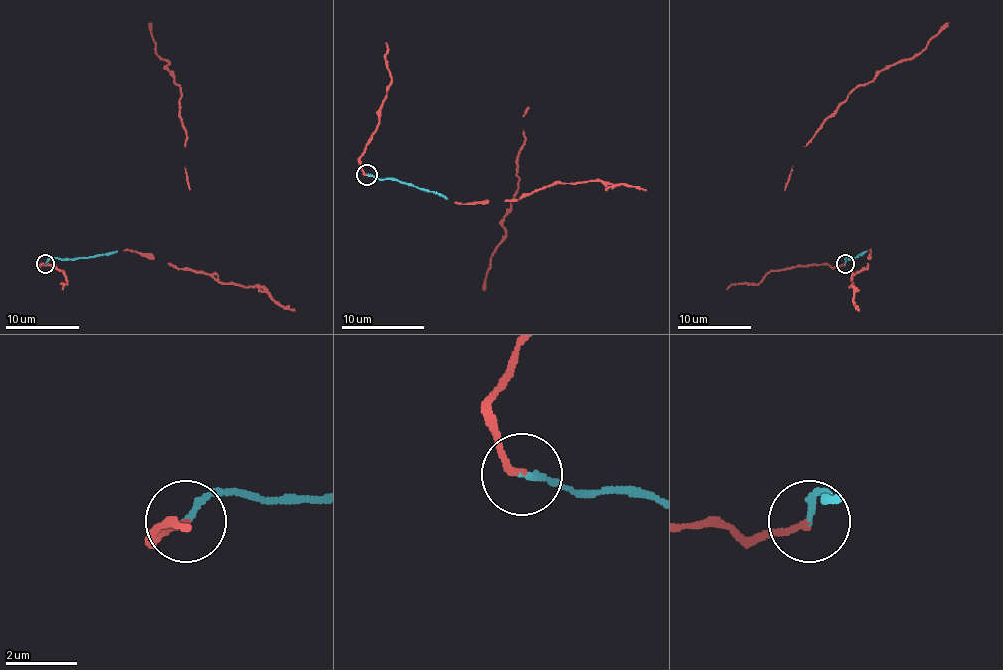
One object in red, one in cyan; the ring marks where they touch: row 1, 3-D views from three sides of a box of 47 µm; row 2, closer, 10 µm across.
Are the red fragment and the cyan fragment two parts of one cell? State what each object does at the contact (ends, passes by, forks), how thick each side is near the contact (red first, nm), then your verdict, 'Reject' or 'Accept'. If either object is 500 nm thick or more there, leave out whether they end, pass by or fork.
At the ring red ends. At the ring cyan ends. Thickness 180 nm (red) against 130 nm. Accept

